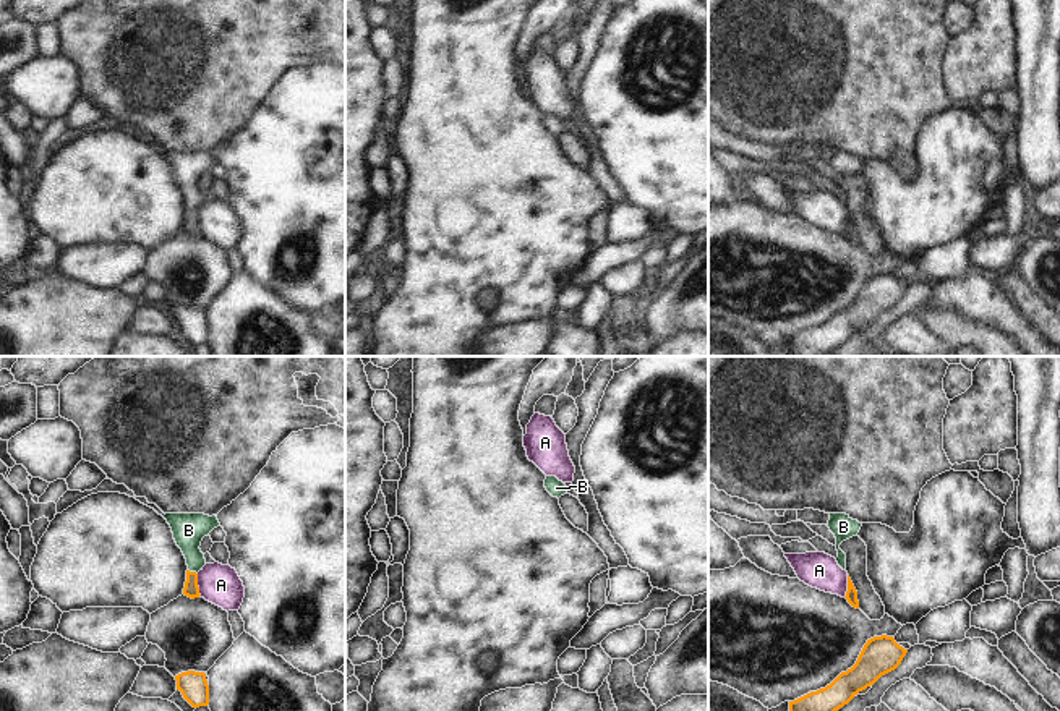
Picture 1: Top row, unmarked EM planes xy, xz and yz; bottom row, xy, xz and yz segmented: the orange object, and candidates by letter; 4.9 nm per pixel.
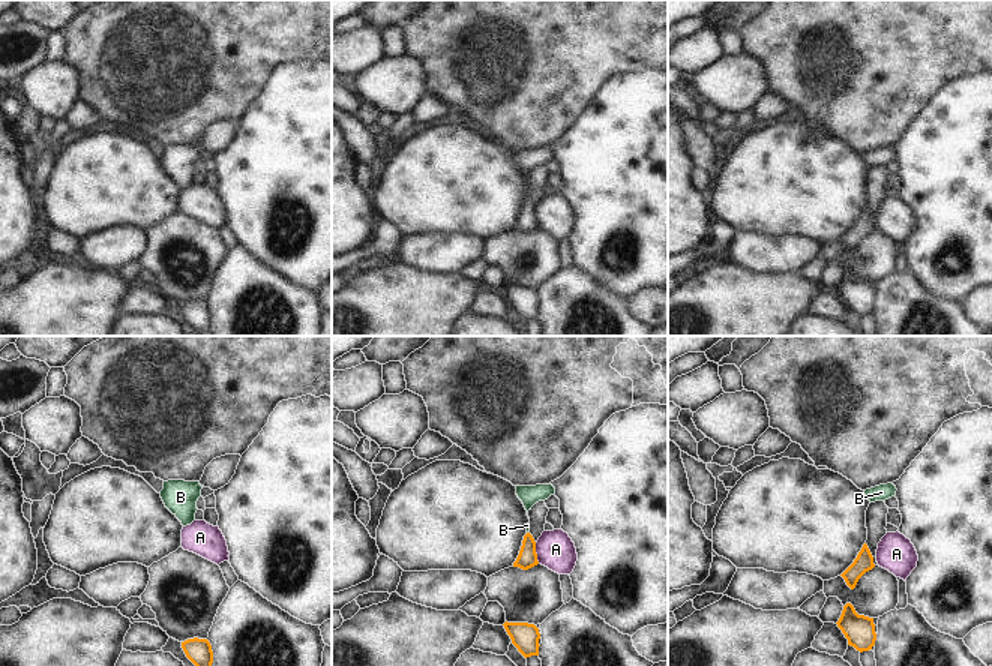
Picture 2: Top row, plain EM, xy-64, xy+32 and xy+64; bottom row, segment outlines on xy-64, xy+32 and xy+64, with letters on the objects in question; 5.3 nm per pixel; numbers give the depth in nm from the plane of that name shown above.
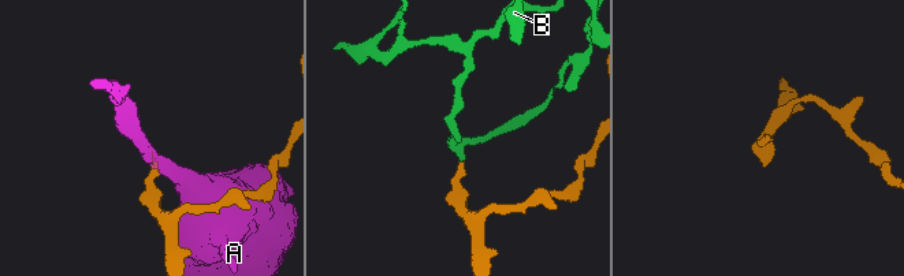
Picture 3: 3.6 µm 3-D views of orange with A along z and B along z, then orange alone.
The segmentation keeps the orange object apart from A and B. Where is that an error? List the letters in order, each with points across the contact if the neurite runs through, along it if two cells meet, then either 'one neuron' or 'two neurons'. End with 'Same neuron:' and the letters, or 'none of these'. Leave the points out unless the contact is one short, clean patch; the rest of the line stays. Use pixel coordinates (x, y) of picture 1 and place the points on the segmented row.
A: border xy (196, 574), (201, 595); two neurons
B: way xy (192, 590), (193, 572), (188, 530); one neuron
Same neuron: B

